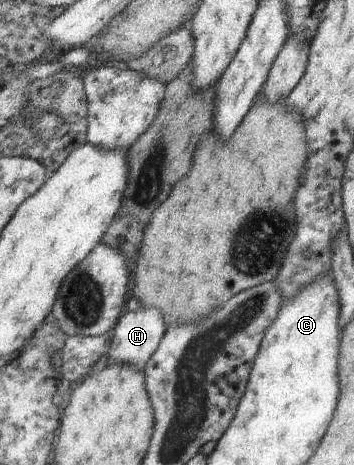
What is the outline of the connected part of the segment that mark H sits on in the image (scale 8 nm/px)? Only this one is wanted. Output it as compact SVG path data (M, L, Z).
M139 308L124 313L113 329L107 363L134 365L145 371L166 332L164 314L159 309Z

